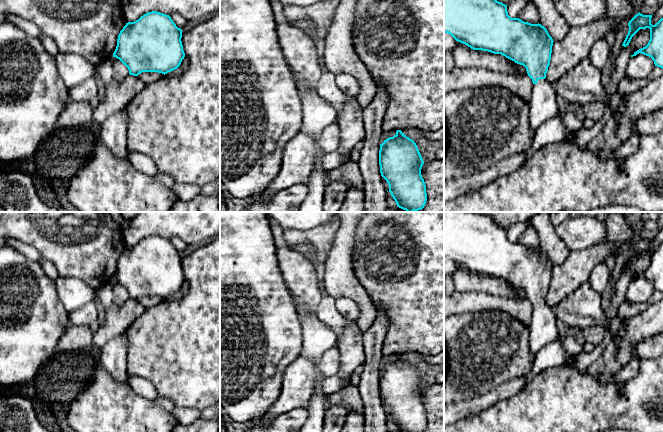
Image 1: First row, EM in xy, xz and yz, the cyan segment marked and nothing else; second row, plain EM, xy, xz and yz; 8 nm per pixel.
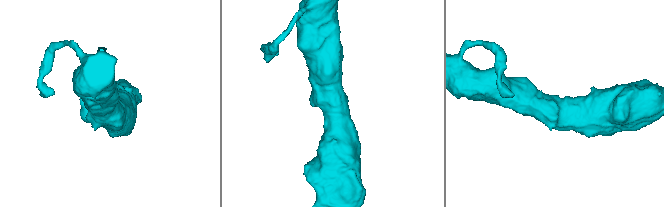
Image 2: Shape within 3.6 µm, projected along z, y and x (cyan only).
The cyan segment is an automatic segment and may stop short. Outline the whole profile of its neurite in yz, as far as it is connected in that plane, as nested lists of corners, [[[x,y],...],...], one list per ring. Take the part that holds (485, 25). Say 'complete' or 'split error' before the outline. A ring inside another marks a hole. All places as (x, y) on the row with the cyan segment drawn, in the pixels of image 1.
split error | [[[444,0],[444,33],[473,50],[501,54],[526,68],[534,84],[529,101],[529,126],[533,131],[547,119],[560,113],[556,102],[557,94],[545,79],[554,41],[544,26],[511,18],[507,5],[497,0]]]

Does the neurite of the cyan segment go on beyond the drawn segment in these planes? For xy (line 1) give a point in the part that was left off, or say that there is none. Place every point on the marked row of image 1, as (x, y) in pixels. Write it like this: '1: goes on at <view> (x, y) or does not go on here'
1: does not go on here

